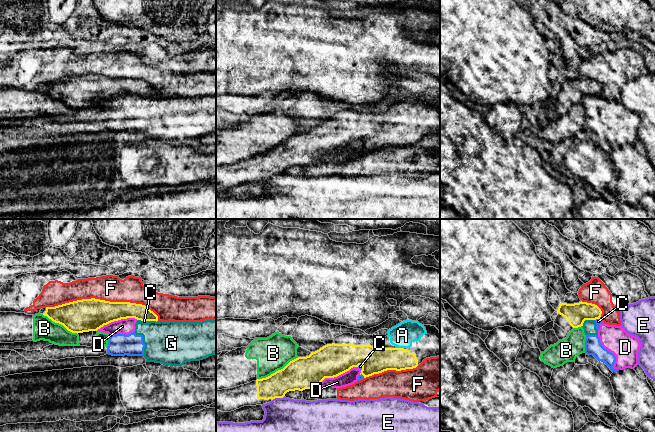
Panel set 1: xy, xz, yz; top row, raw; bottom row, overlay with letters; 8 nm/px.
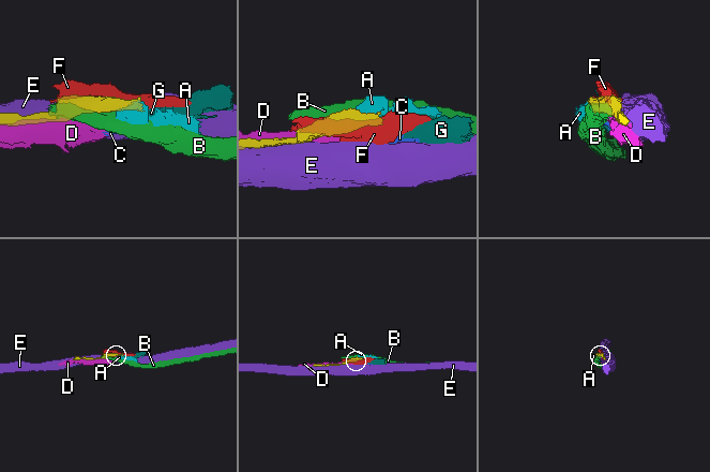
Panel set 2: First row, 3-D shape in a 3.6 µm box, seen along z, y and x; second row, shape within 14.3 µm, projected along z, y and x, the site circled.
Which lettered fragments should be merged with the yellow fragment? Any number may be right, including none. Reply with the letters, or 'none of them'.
A

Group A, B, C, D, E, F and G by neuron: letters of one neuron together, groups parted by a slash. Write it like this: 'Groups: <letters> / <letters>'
Groups: A / B / C D G / E / F

